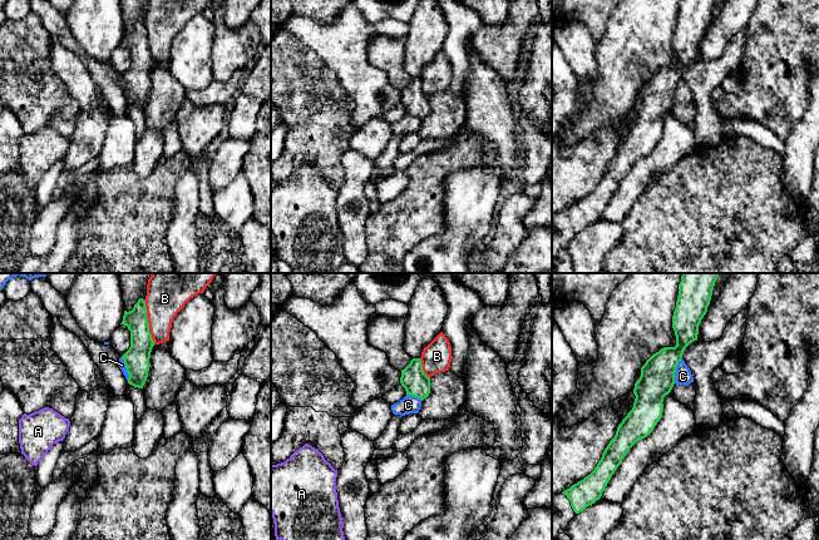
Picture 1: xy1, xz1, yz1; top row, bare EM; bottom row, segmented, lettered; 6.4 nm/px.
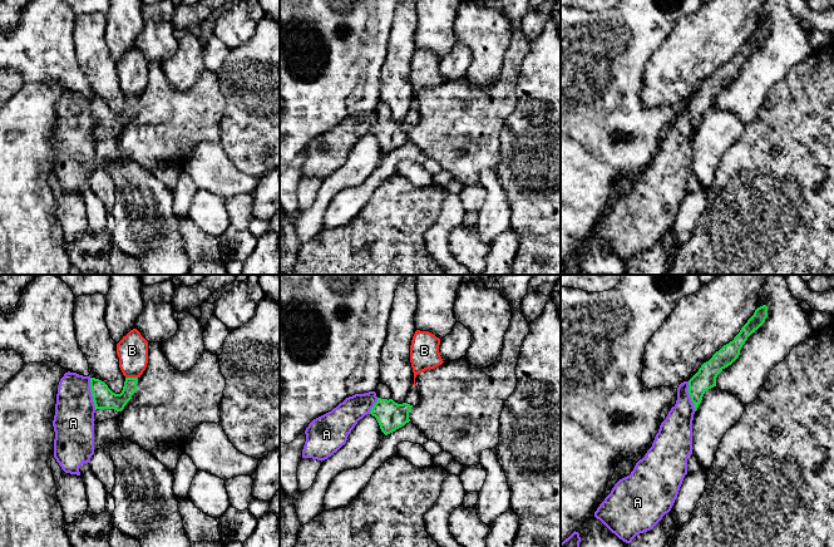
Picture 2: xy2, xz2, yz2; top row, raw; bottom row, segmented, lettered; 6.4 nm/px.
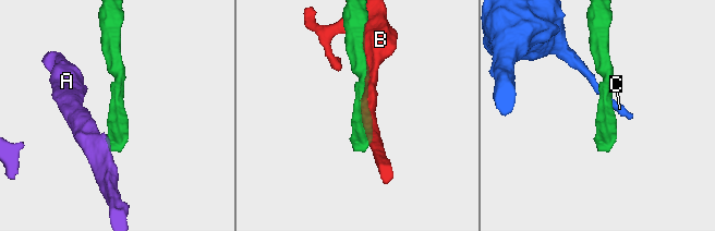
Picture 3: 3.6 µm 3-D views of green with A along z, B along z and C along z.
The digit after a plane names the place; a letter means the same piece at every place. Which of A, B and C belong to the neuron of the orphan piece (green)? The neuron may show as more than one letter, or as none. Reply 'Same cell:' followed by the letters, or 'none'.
Same cell: none

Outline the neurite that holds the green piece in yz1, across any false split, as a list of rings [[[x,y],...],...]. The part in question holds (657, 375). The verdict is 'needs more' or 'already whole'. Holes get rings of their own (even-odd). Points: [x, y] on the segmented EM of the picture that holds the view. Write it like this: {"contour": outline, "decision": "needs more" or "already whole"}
{"contour": [[[682,273],[672,316],[676,346],[661,348],[641,367],[633,388],[633,407],[618,425],[594,470],[552,499],[552,540],[566,531],[577,514],[601,499],[623,456],[638,440],[647,437],[661,420],[663,397],[675,385],[676,367],[685,348],[697,340],[699,326],[707,312],[719,274]]], "decision": "needs more"}

